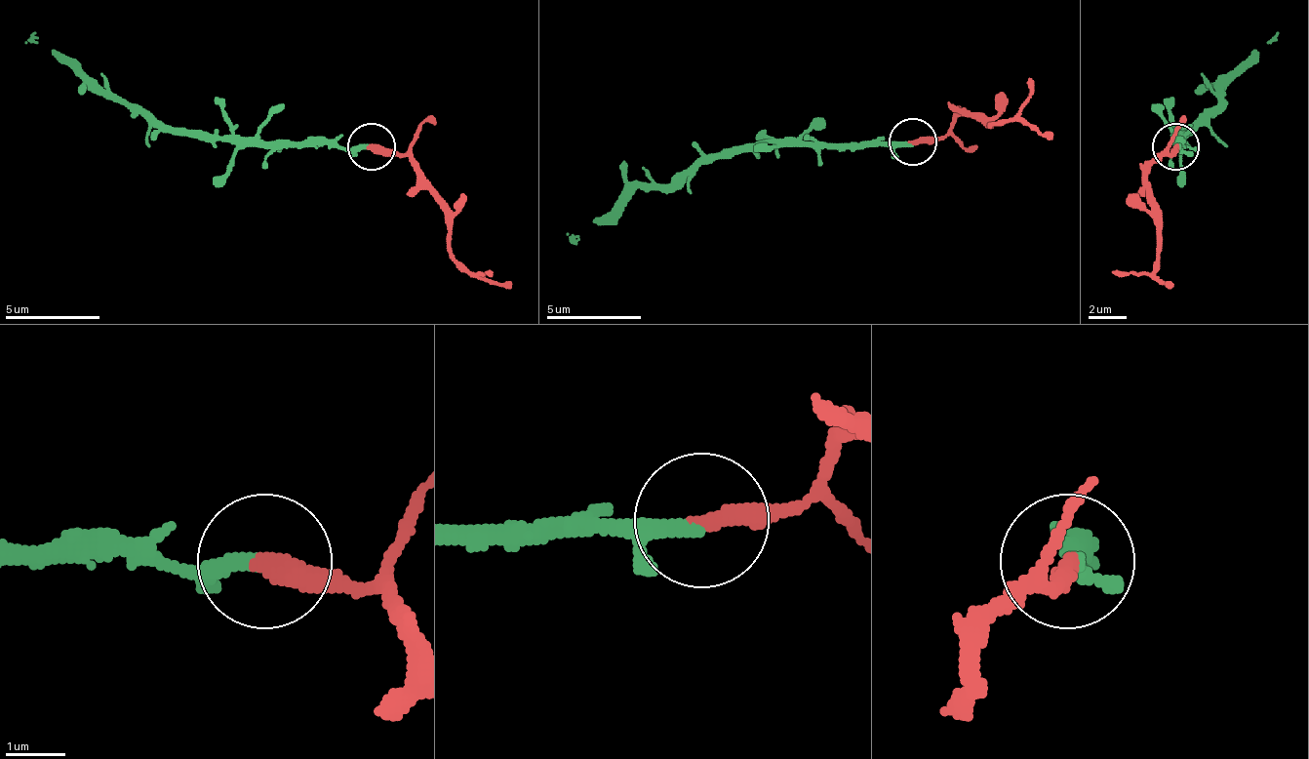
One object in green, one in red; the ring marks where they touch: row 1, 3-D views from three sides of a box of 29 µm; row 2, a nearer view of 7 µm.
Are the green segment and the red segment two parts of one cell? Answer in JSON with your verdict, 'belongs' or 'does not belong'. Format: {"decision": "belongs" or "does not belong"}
{"decision": "belongs"}

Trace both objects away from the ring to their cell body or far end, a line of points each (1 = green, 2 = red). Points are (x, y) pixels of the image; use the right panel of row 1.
1: (1176, 147), (1176, 142), (1219, 100), (1219, 91), (1271, 43), (1266, 43)
2: (1176, 147), (1148, 171), (1158, 214), (1158, 247), (1153, 270), (1171, 280)

